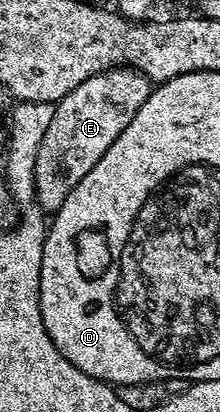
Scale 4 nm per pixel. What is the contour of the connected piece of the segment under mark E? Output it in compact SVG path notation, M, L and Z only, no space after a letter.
M114 68L83 80L79 88L67 92L56 103L34 166L34 196L42 211L56 212L61 207L75 184L83 180L114 144L149 95L151 83L145 75L137 70Z

